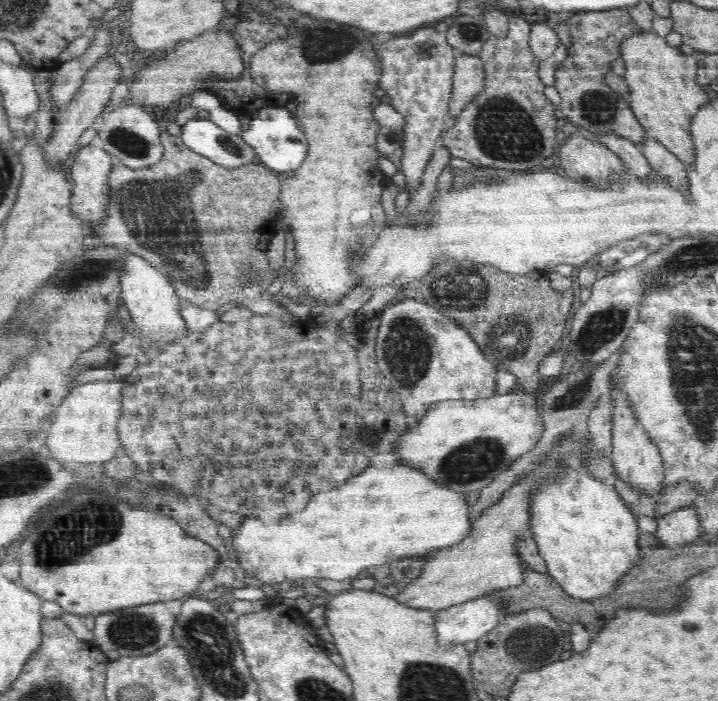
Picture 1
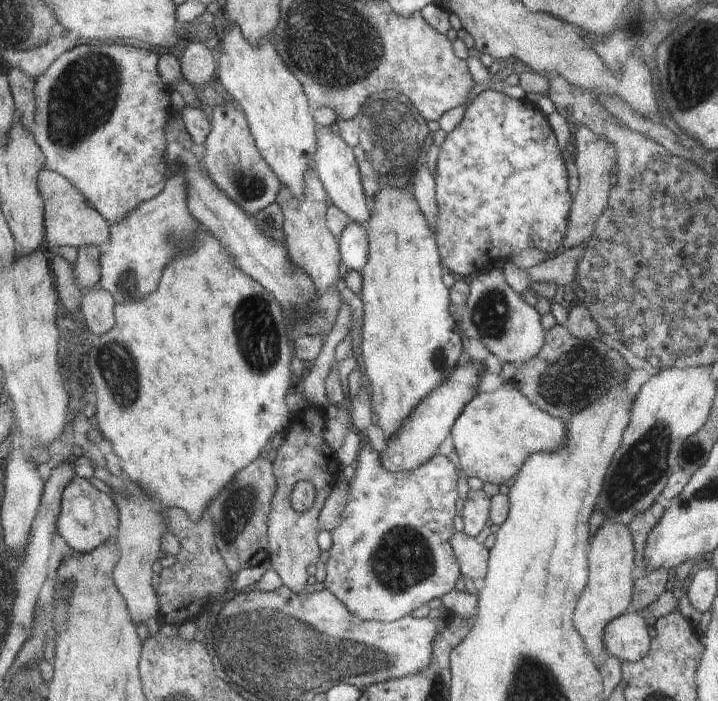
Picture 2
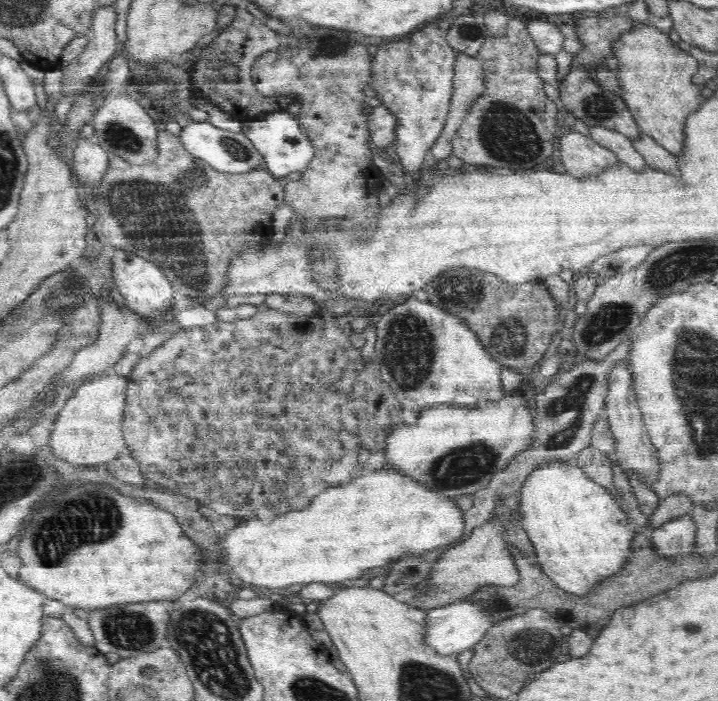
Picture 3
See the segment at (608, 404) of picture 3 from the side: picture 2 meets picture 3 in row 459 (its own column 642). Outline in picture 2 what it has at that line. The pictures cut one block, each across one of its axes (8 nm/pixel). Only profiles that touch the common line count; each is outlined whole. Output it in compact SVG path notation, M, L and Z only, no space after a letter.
M628 611L618 616L604 628L604 650L621 662L642 660L651 650L652 638L646 628L648 624L638 612Z

